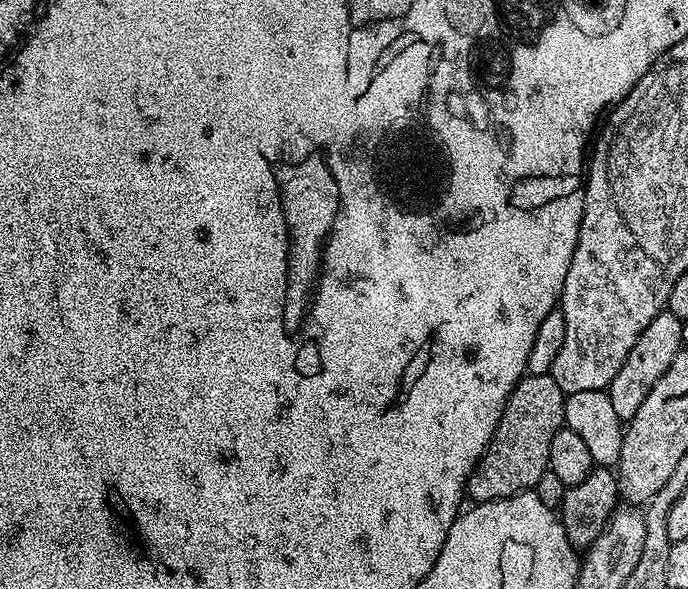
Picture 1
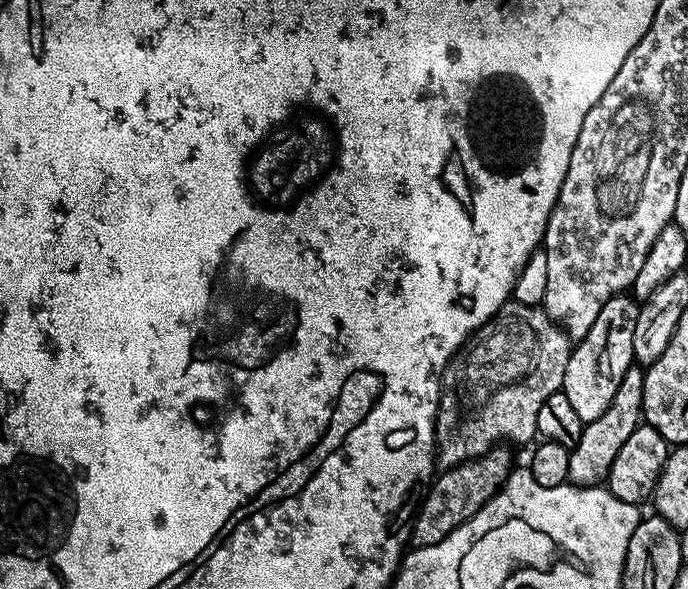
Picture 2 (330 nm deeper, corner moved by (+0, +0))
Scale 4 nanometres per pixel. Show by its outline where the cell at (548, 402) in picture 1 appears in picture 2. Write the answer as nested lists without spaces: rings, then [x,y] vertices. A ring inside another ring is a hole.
[[[493,446],[473,460],[443,469],[427,485],[426,491],[423,493],[424,501],[422,496],[410,524],[412,548],[434,546],[434,542],[442,542],[442,538],[446,538],[455,528],[465,524],[490,497],[499,492],[504,481],[508,479],[509,472],[514,468],[512,456],[504,448],[507,447]]]

